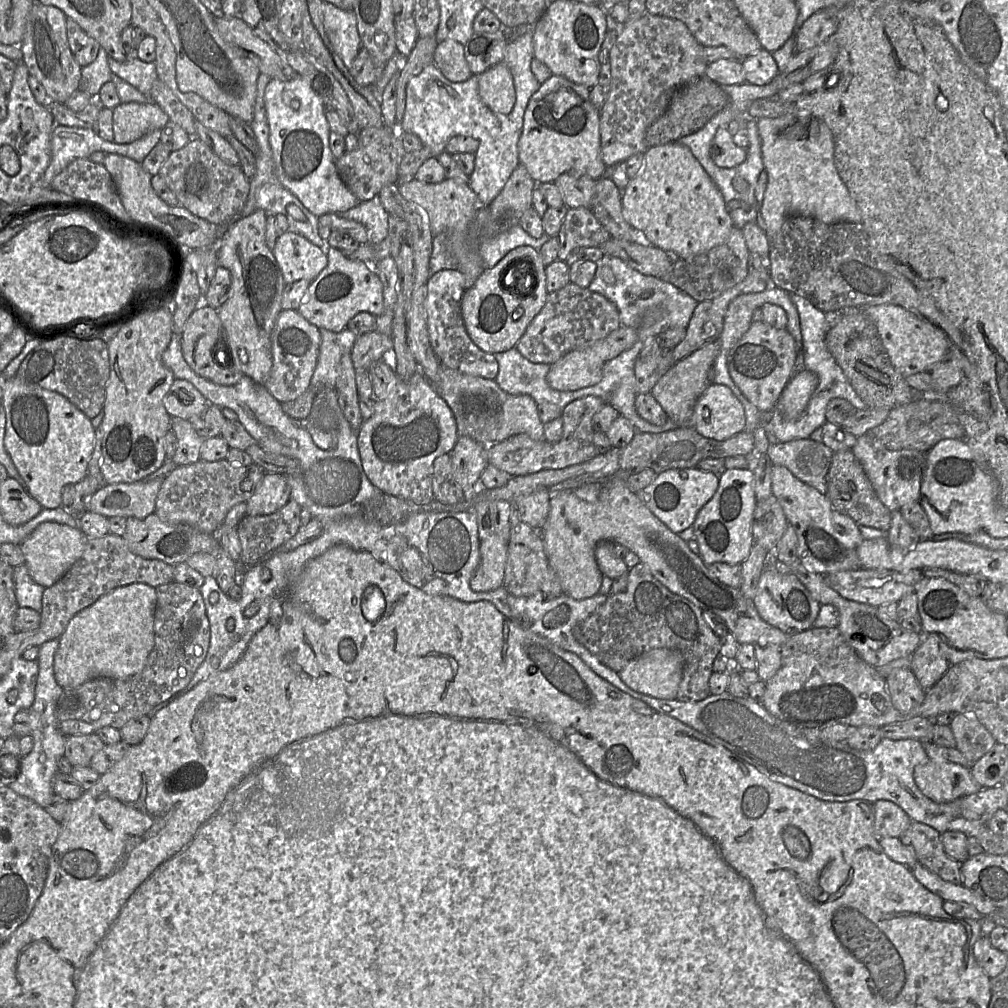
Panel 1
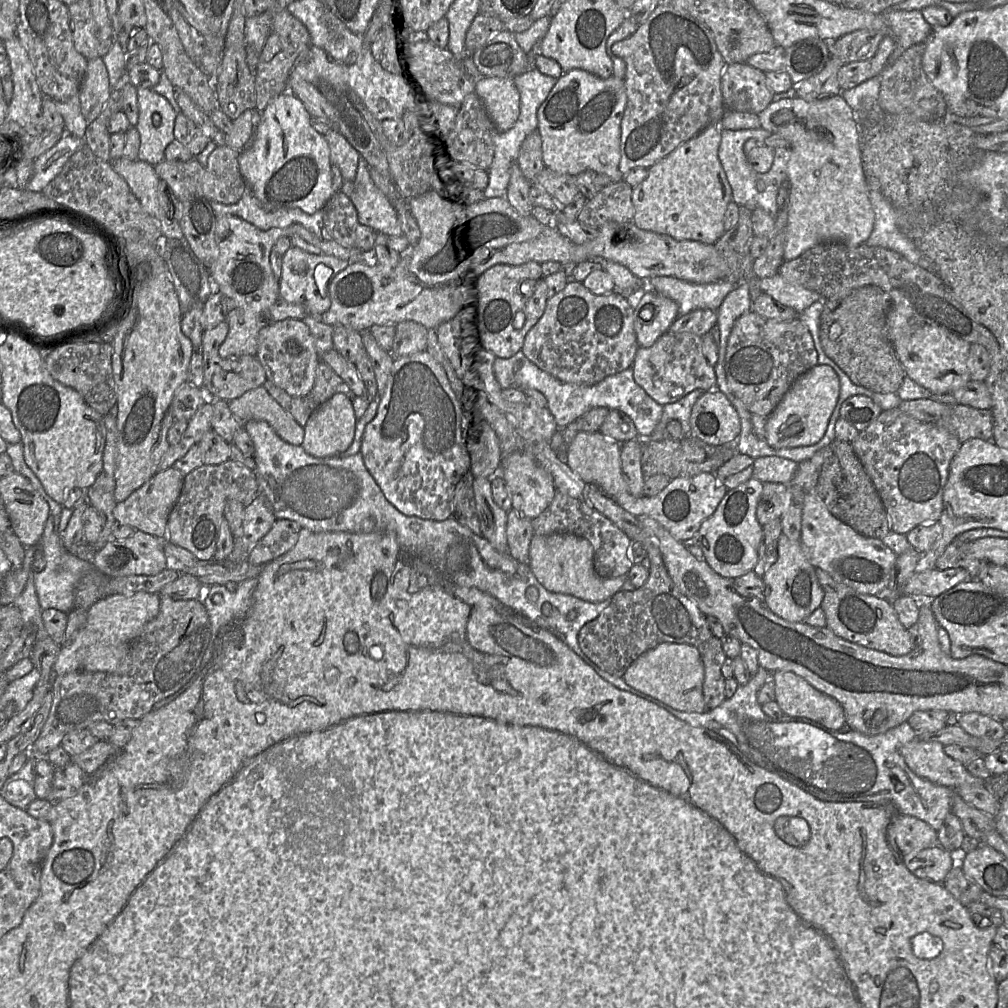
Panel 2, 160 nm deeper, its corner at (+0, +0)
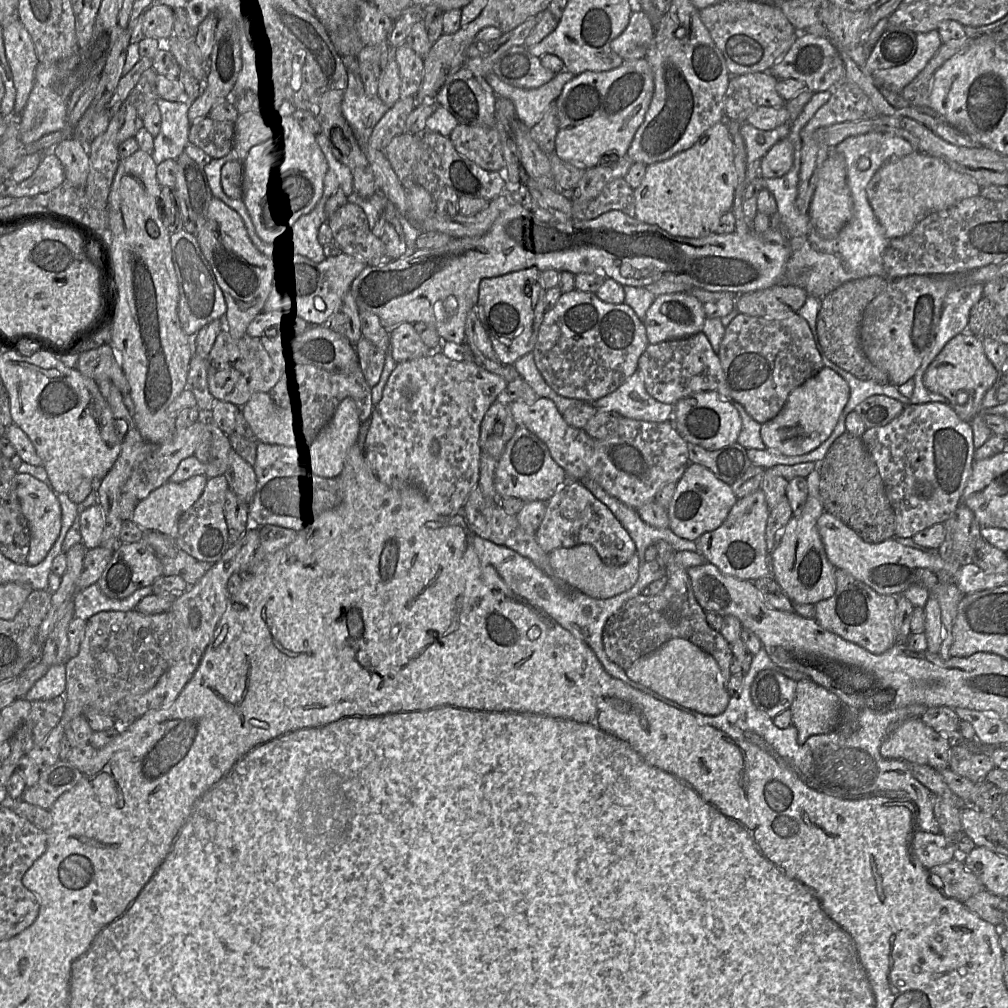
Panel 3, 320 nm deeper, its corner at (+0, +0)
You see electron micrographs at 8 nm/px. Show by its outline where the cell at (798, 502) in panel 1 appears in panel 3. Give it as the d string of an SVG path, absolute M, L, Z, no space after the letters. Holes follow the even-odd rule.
M824 512L817 521L818 531L828 560L836 569L842 569L855 579L869 586L881 595L901 595L911 585L921 585L934 596L940 606L943 625L943 640L938 654L944 660L949 659L953 641L953 624L957 616L958 604L963 593L954 582L954 576L963 565L944 561L937 553L923 552L907 547L895 539L880 543L868 543L842 521Z

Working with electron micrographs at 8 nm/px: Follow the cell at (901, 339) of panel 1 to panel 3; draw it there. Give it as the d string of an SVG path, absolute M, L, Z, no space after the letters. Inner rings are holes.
M969 331L962 332L946 343L927 367L923 383L931 392L944 396L957 416L971 424L982 410L985 393L999 380L1000 371L985 355L982 338Z

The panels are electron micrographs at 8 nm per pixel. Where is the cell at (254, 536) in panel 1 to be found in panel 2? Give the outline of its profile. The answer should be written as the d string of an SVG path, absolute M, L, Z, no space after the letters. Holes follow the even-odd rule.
M276 519L271 529L250 552L247 561L264 566L280 557L296 544L301 528L293 520Z

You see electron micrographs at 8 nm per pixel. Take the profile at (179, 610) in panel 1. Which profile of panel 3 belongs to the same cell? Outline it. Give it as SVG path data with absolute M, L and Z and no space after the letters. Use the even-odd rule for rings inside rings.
M137 610L101 611L86 621L85 635L78 654L65 662L65 708L61 720L42 744L24 756L15 771L19 771L27 787L35 785L46 768L59 759L60 742L65 727L89 709L116 714L122 701L139 696L159 681L160 677L181 658L186 646L186 635L171 610L158 614L144 614Z

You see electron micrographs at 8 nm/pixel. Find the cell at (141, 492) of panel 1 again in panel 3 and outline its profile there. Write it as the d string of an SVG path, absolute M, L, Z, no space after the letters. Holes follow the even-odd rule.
M197 475L183 482L167 481L137 503L131 519L144 531L157 531L176 541L180 517L201 496L207 480Z

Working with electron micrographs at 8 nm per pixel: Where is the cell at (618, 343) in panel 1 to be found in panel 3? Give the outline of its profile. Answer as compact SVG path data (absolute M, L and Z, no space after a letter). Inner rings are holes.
M685 292L657 296L643 324L649 343L658 344L702 332L705 320L703 303Z

